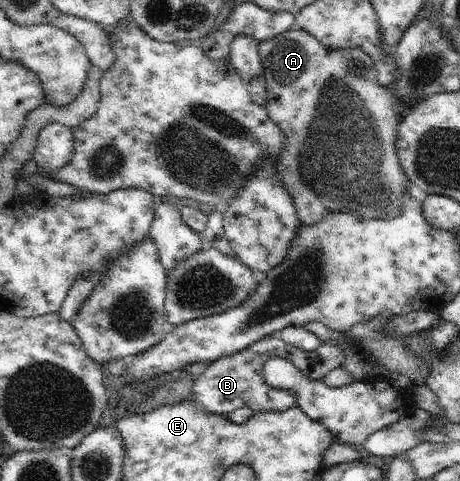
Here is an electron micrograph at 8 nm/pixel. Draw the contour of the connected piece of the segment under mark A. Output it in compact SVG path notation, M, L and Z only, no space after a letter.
M296 27L258 45L263 66L262 76L265 78L266 84L267 115L278 128L281 128L282 134L285 136L281 151L277 154L278 166L281 169L281 181L283 182L283 187L287 188L293 198L299 221L304 226L309 227L310 225L318 224L318 221L324 219L329 213L334 212L349 213L358 217L359 223L362 223L360 222L361 219L364 221L370 219L386 220L386 218L398 217L403 210L403 201L409 190L410 182L397 157L395 147L397 139L396 125L401 120L399 115L418 102L420 96L416 96L414 100L402 100L402 96L398 94L395 86L388 88L380 86L373 60L363 50L359 48L331 49L330 47L325 47L321 41L316 40L311 34Z

